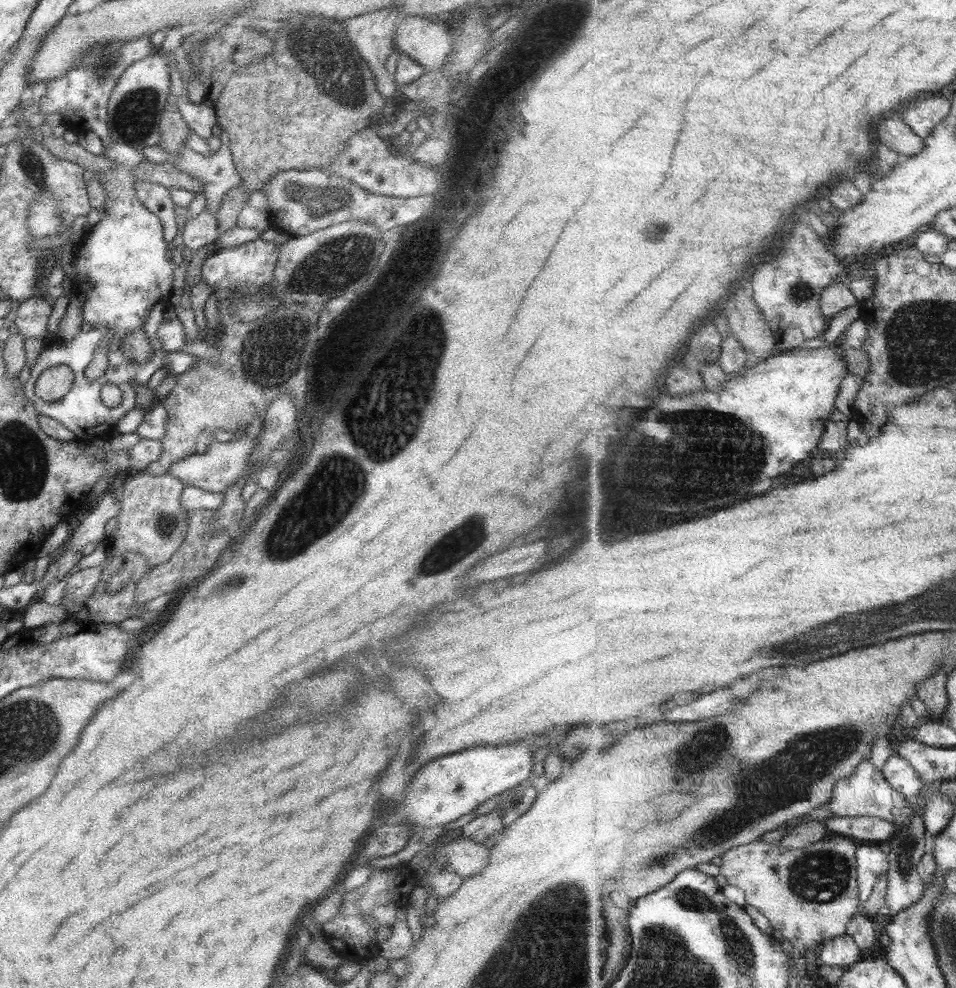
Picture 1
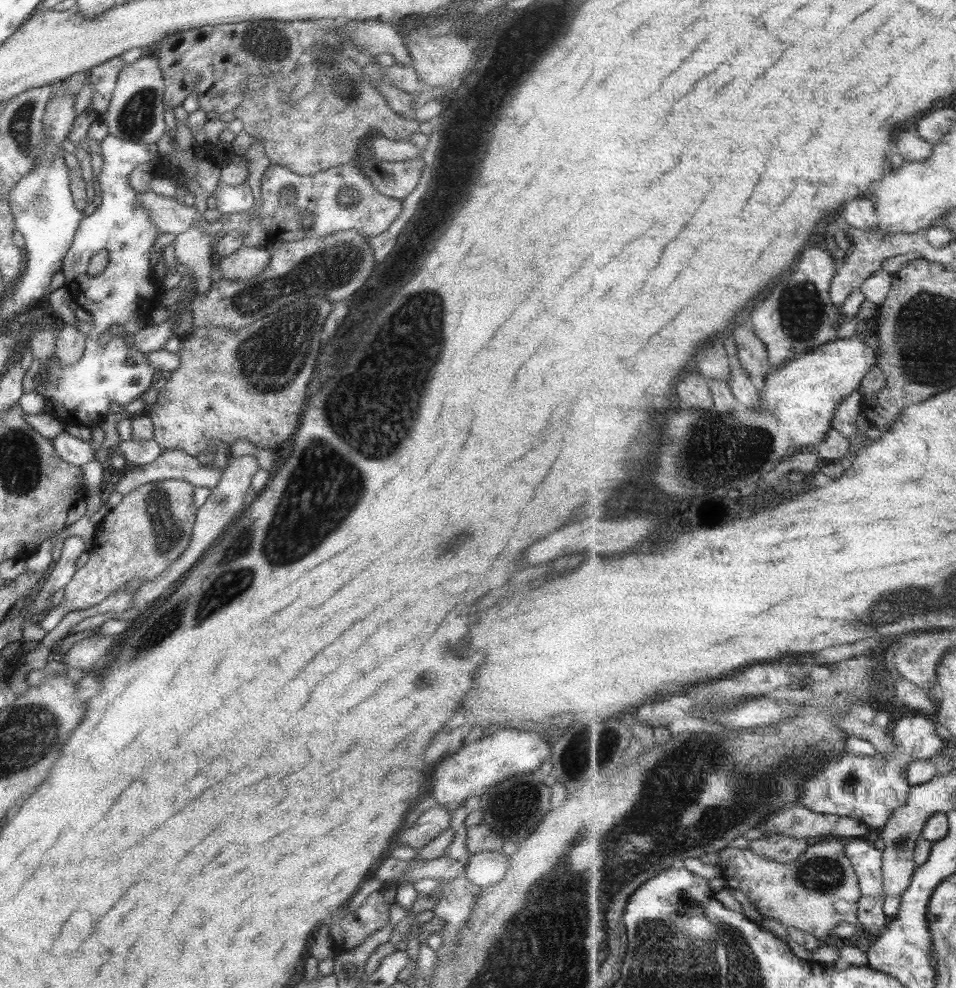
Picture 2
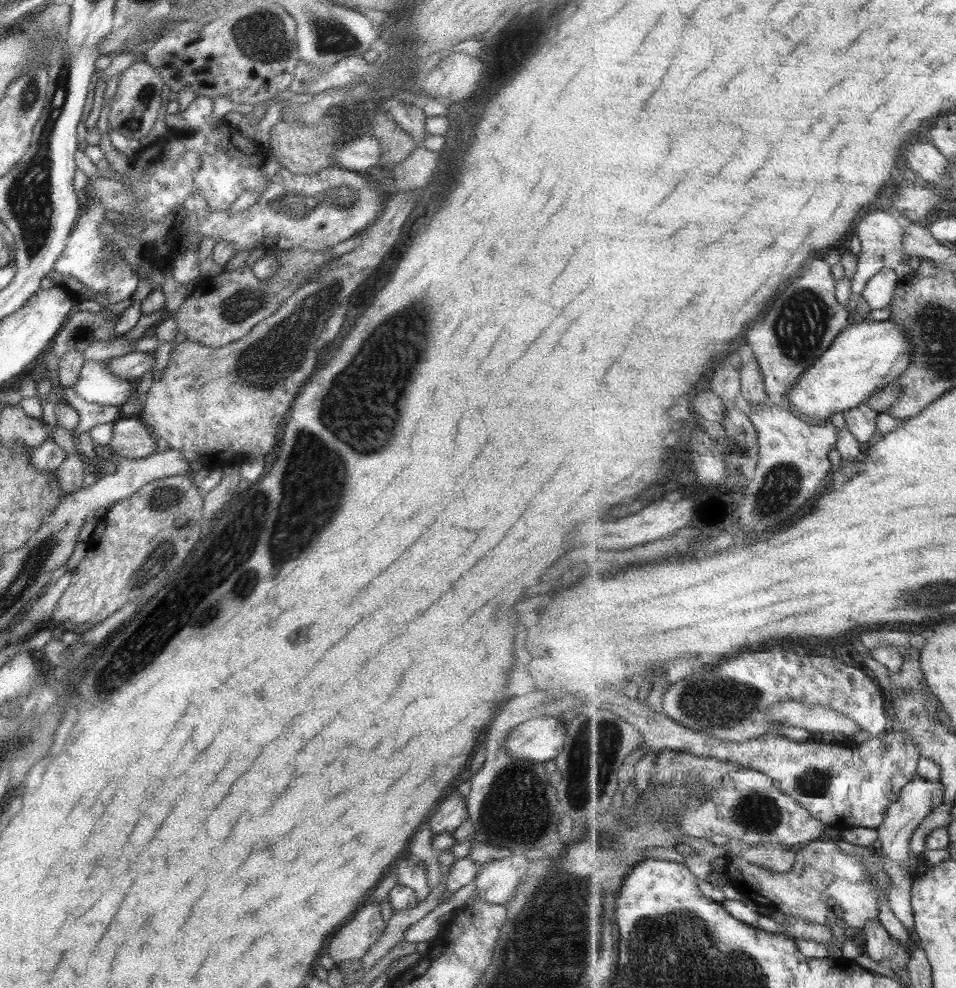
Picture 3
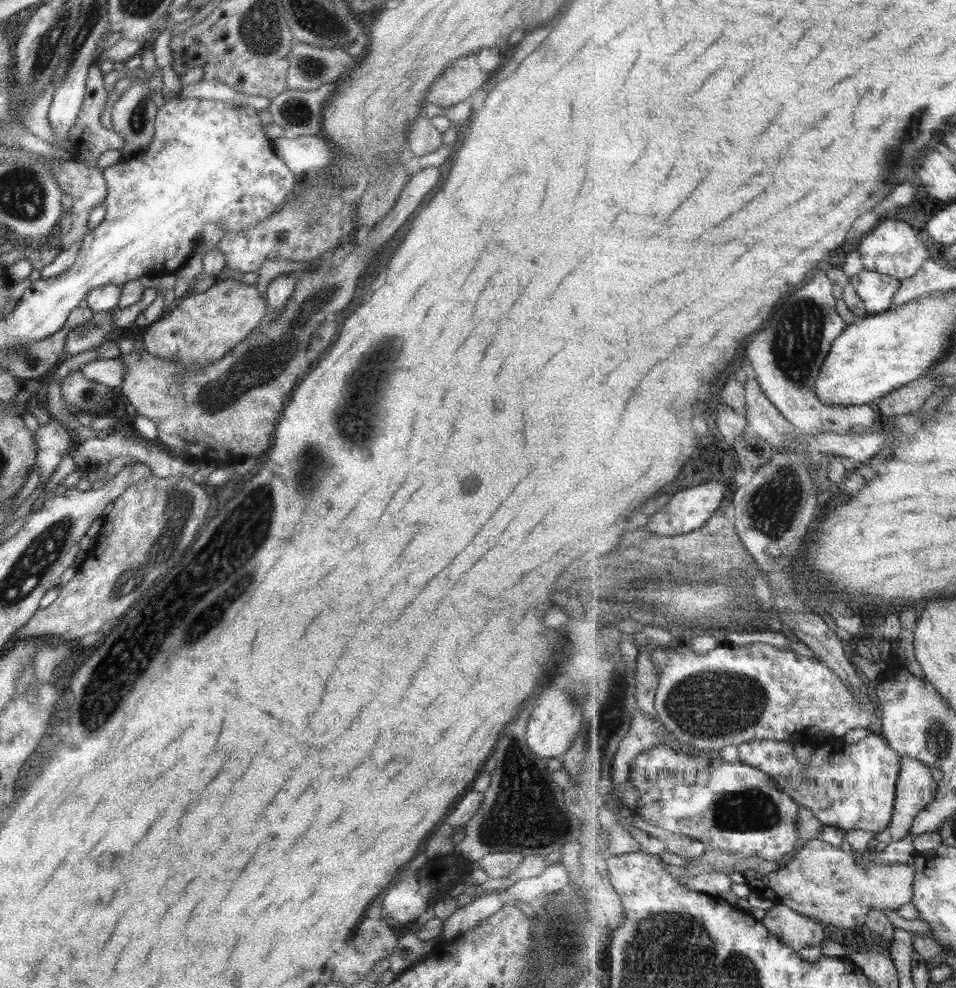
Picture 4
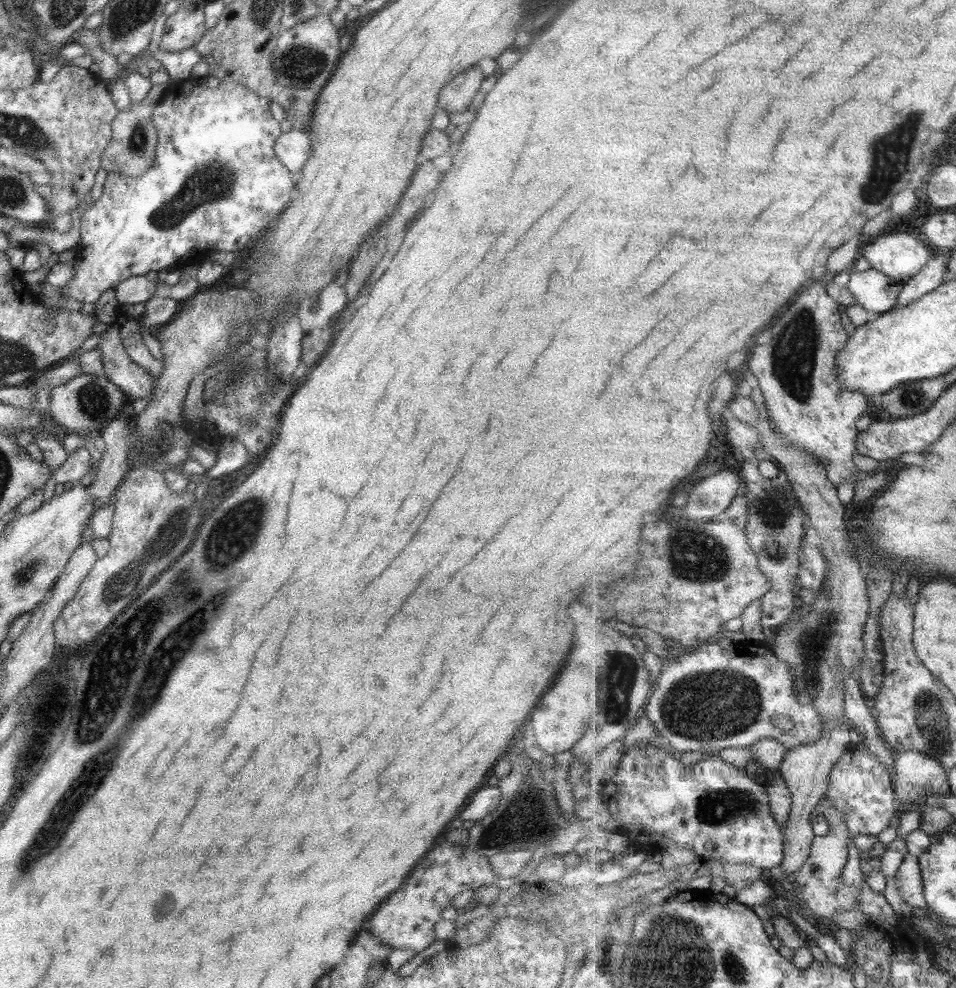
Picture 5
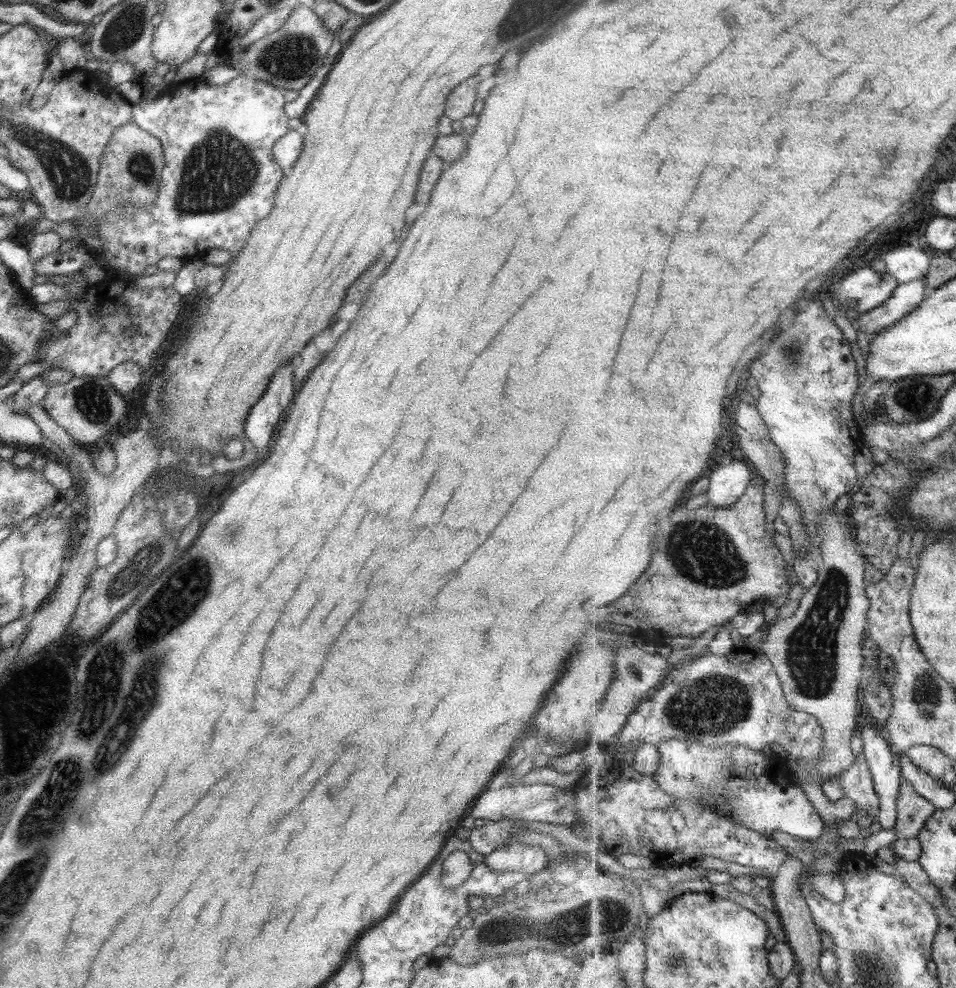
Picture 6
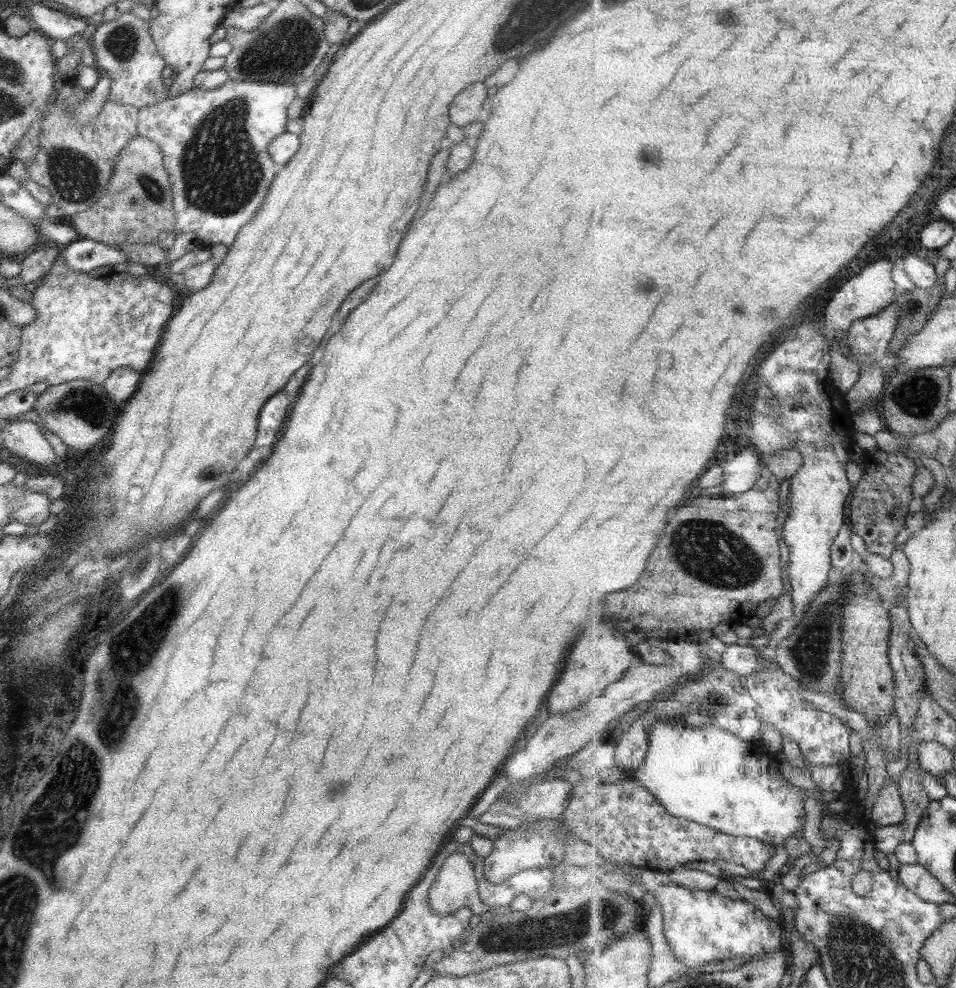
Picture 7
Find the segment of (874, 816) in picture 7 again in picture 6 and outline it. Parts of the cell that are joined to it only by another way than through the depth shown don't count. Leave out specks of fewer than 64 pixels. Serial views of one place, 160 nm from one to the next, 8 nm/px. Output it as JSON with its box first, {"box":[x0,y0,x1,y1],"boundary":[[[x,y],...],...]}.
{"box":[860,718,905,829],"boundary":[[[860,718],[861,738],[863,739],[862,754],[866,757],[867,763],[870,765],[871,773],[874,776],[874,787],[878,789],[878,795],[881,797],[879,812],[875,818],[882,828],[891,829],[898,821],[898,800],[900,788],[905,780],[902,777],[901,763],[897,759],[897,753],[894,752],[894,746],[886,739],[886,735],[882,734],[881,728],[871,719]]]}

